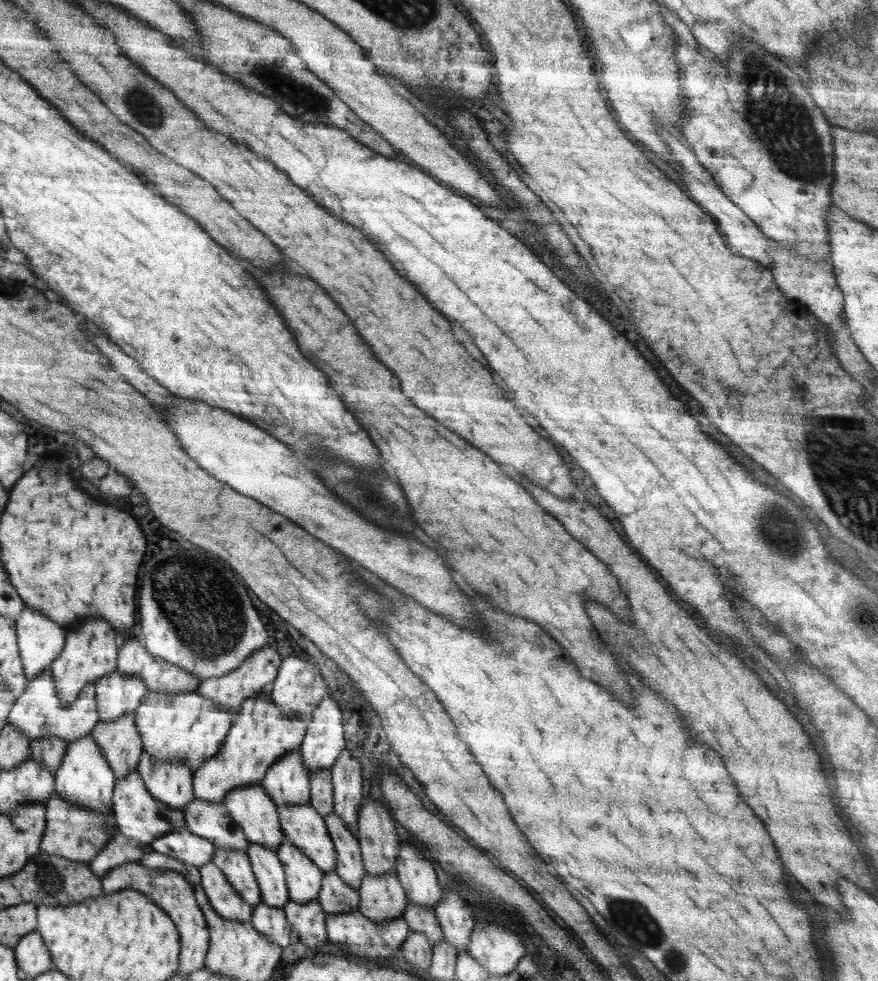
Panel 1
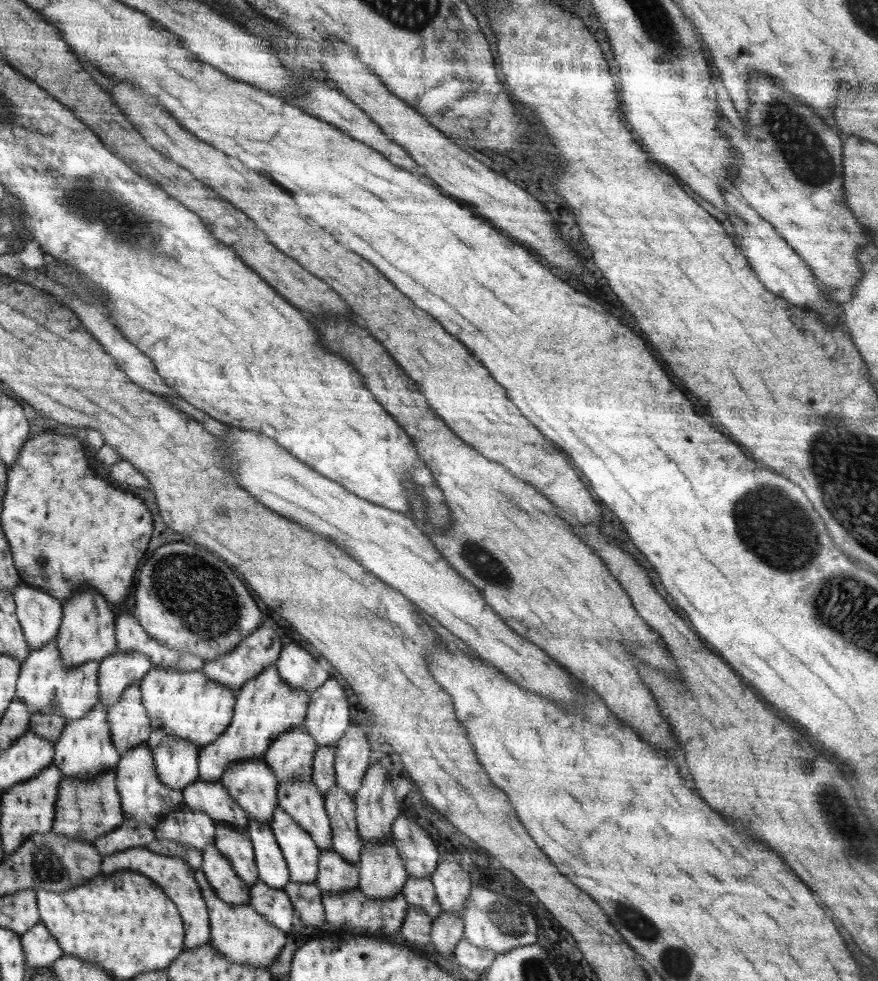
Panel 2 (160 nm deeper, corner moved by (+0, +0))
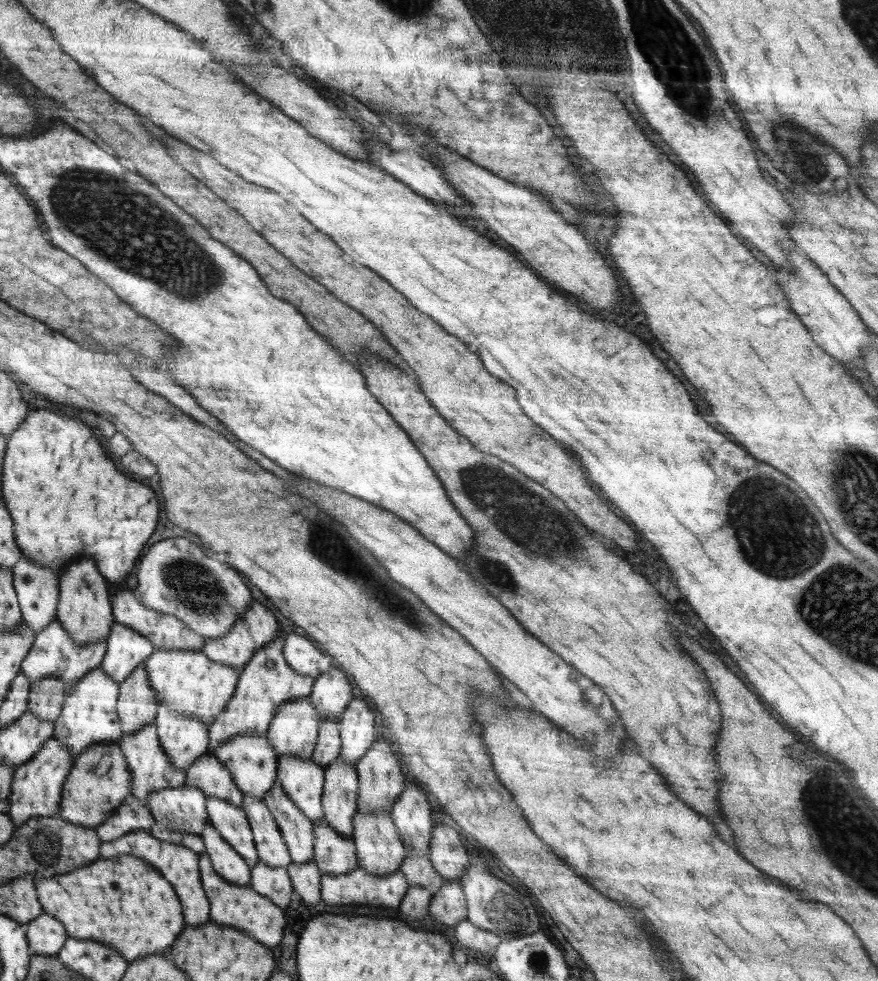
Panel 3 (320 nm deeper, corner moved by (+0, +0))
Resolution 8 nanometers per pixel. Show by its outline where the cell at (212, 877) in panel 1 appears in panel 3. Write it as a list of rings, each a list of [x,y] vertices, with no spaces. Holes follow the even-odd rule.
[[[209,824],[202,830],[201,837],[206,842],[206,854],[215,872],[228,884],[247,887],[251,883],[251,867],[240,853],[223,840],[222,833]]]

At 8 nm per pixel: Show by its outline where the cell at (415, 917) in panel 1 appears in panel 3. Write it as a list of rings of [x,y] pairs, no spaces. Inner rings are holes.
[[[407,852],[403,860],[402,873],[407,878],[409,886],[422,886],[427,888],[434,896],[440,887],[444,886],[442,878],[434,870],[434,865],[427,854],[414,854]]]

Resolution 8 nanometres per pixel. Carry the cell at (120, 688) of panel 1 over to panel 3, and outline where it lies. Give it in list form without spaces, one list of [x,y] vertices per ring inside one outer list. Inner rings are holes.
[[[120,623],[113,626],[105,641],[107,654],[103,658],[102,667],[121,686],[123,680],[154,652],[148,638]]]

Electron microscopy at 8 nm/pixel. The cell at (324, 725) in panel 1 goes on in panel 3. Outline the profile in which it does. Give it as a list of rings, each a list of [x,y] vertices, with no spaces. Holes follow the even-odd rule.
[[[338,666],[317,676],[310,696],[319,711],[319,722],[338,722],[353,697],[350,677]]]

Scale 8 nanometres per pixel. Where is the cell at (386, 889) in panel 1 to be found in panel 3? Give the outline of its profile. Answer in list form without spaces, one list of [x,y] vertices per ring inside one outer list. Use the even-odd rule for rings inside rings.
[[[356,812],[353,822],[352,840],[355,845],[359,865],[370,876],[392,876],[402,871],[403,860],[407,856],[406,846],[402,842],[400,832],[389,814],[370,816],[370,813]]]

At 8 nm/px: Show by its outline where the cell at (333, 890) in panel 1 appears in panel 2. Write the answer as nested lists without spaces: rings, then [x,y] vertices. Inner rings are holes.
[[[332,851],[320,853],[318,884],[322,893],[338,894],[359,886],[359,865]]]

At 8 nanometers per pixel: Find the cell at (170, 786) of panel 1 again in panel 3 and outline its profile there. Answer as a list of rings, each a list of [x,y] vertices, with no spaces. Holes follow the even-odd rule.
[[[164,705],[158,706],[155,723],[160,744],[176,768],[186,770],[188,767],[194,766],[210,750],[210,728],[198,717],[181,715],[181,712],[176,712]]]

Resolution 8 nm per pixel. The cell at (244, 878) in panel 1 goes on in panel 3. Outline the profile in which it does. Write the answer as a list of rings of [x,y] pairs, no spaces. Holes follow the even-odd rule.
[[[216,797],[206,798],[205,805],[212,828],[218,829],[223,840],[230,844],[235,852],[240,853],[251,868],[254,868],[260,860],[246,813],[241,808],[236,808],[236,805]]]

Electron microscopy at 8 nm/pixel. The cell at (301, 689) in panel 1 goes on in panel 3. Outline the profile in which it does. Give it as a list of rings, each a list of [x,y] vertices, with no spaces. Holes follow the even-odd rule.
[[[296,633],[289,634],[284,640],[283,655],[297,673],[313,679],[330,670],[332,666],[333,658],[329,654],[318,650],[312,640]]]

